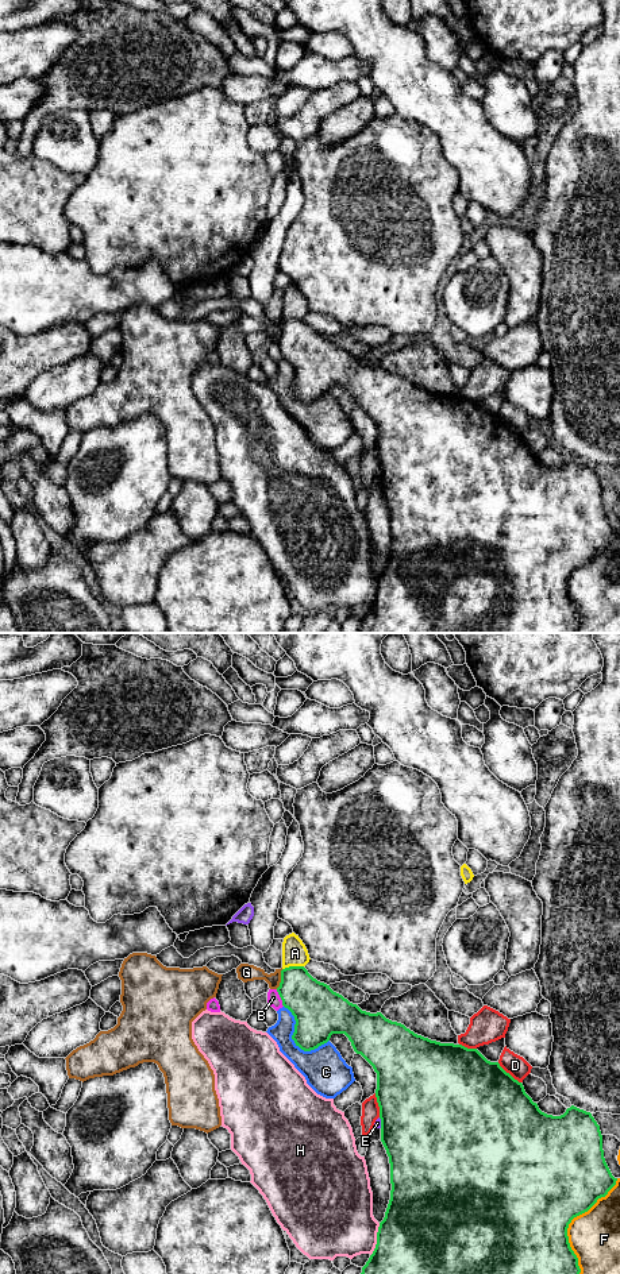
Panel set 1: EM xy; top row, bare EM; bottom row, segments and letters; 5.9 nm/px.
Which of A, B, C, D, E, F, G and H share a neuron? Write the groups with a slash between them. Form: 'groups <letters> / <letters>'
groups A / B / C / D / E / F / G / H

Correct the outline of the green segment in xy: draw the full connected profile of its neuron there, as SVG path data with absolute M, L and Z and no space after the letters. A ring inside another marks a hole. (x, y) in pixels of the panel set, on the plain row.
M304 318L281 323L277 344L282 358L294 368L292 391L304 404L327 395L332 386L344 386L357 406L361 406L377 425L376 449L380 459L381 494L390 516L390 552L377 584L377 597L366 617L361 633L575 633L581 625L578 610L570 599L567 580L571 572L588 564L598 551L605 549L616 537L605 514L600 478L590 464L574 458L561 468L542 464L525 445L521 435L507 425L498 414L488 413L477 401L462 397L440 395L415 386L404 377L386 371L381 364L370 366L334 344L330 337L313 331Z

